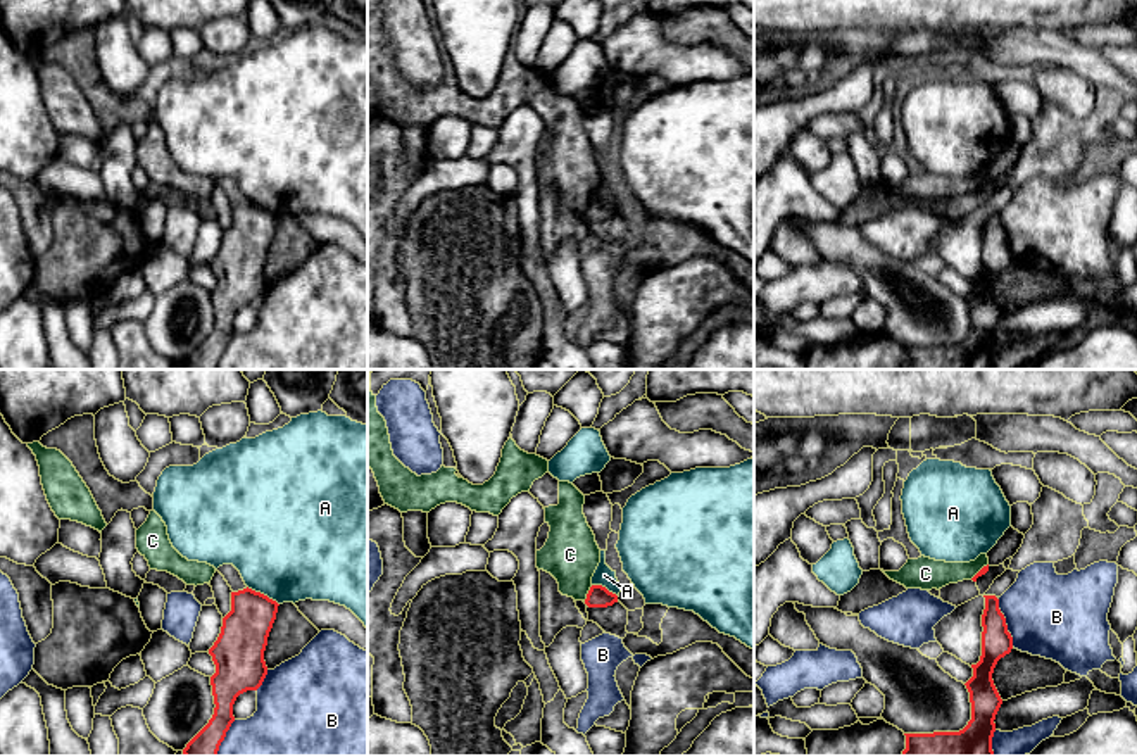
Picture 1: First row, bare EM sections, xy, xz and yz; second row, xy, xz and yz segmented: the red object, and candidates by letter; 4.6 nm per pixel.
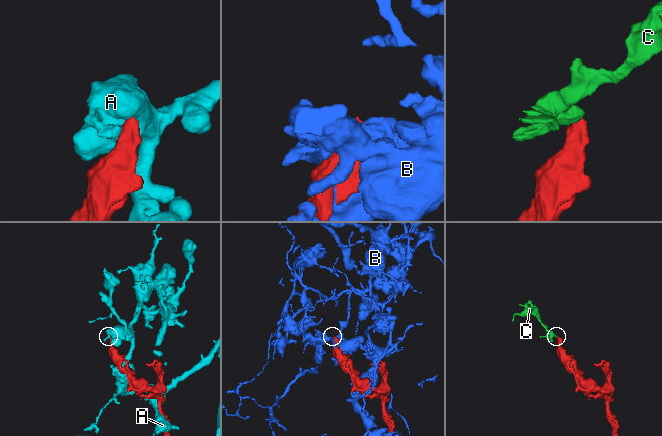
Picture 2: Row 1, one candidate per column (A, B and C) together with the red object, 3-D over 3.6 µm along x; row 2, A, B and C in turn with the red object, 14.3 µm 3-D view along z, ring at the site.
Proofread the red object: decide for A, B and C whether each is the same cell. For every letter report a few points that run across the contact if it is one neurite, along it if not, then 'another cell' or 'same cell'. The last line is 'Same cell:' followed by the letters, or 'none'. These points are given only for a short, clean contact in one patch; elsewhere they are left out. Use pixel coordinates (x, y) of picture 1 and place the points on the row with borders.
A: another cell
B: another cell
C: line xz (592, 585), (584, 601); another cell
Same cell: none

